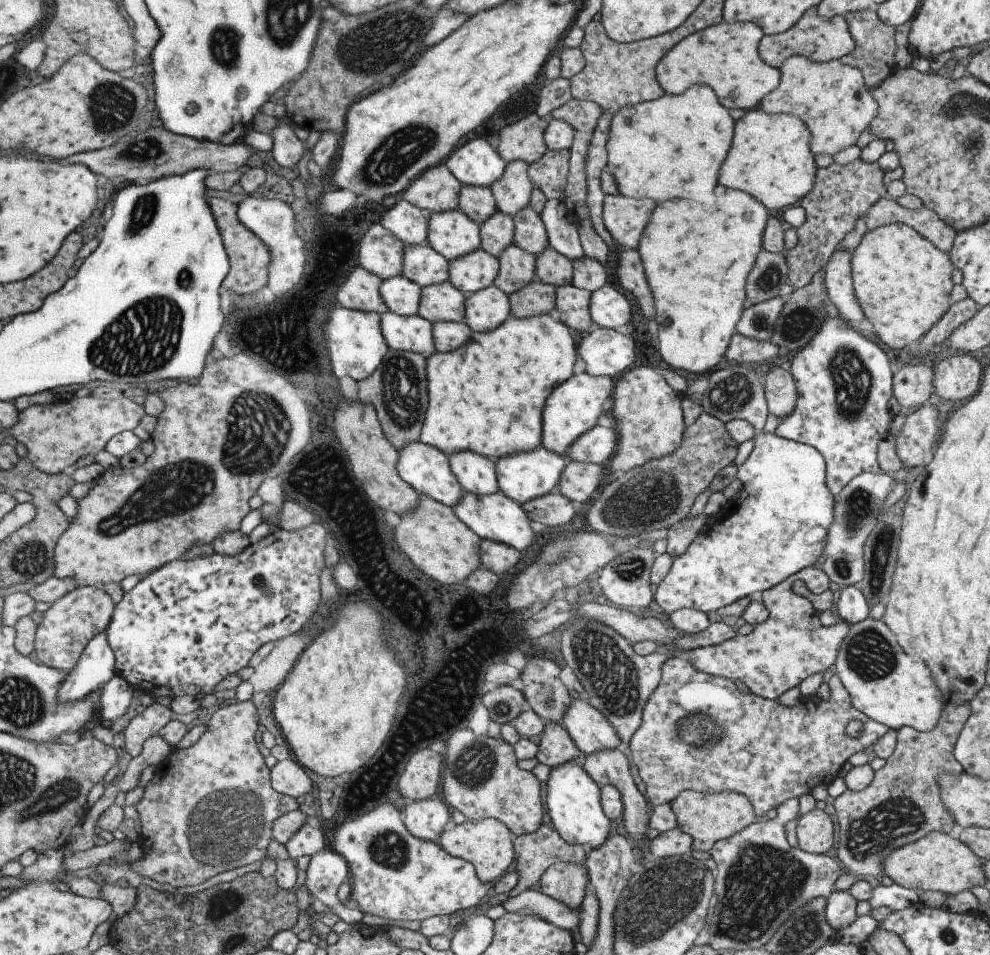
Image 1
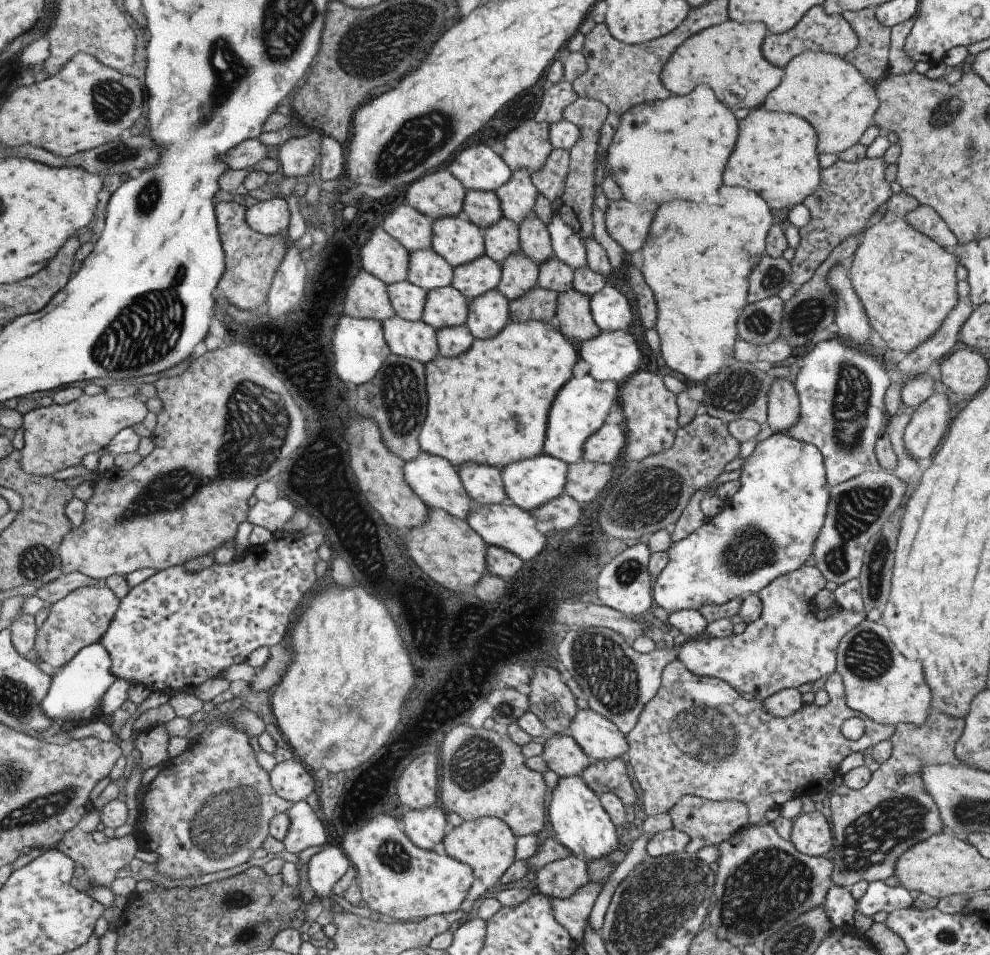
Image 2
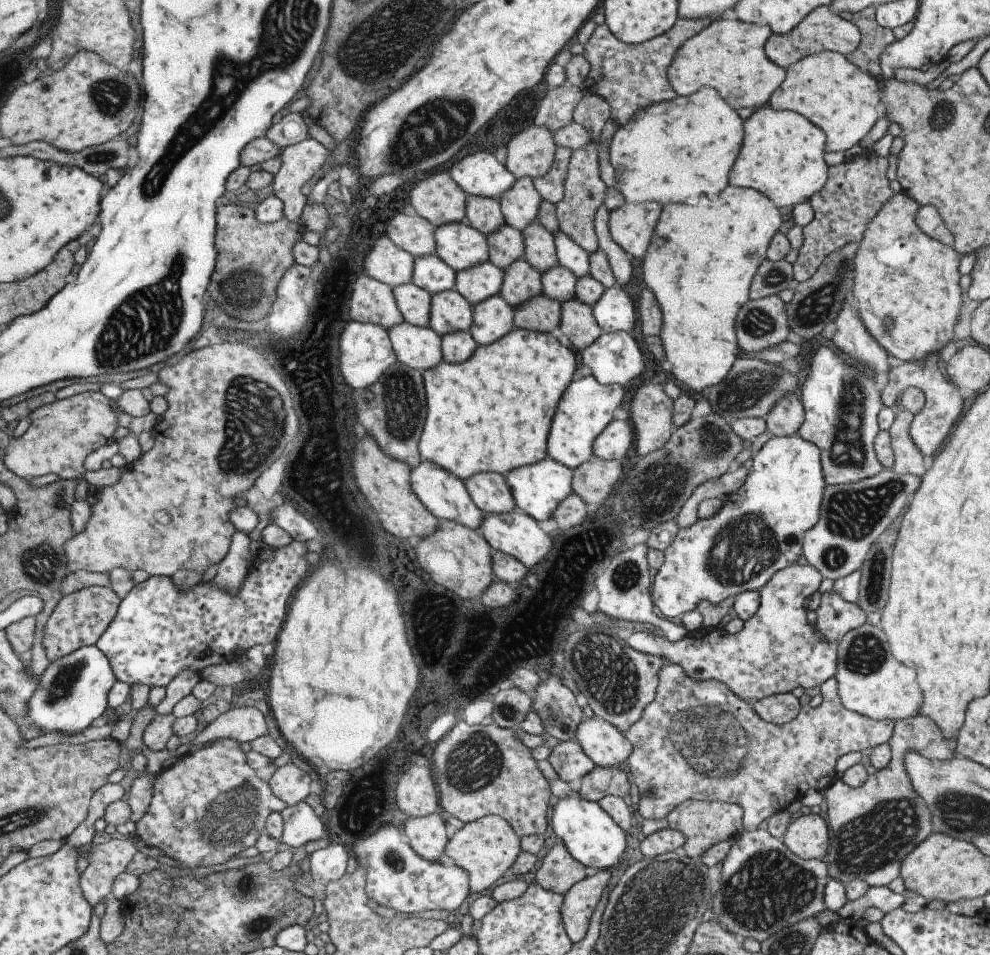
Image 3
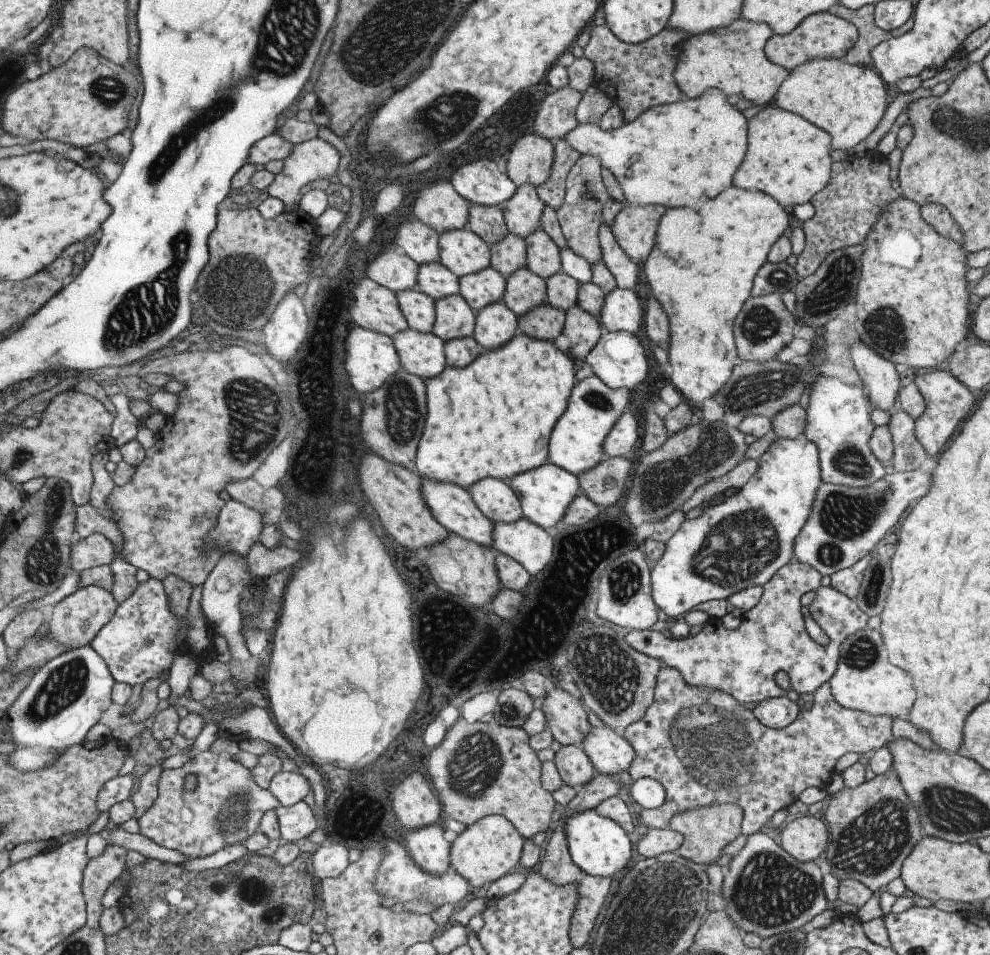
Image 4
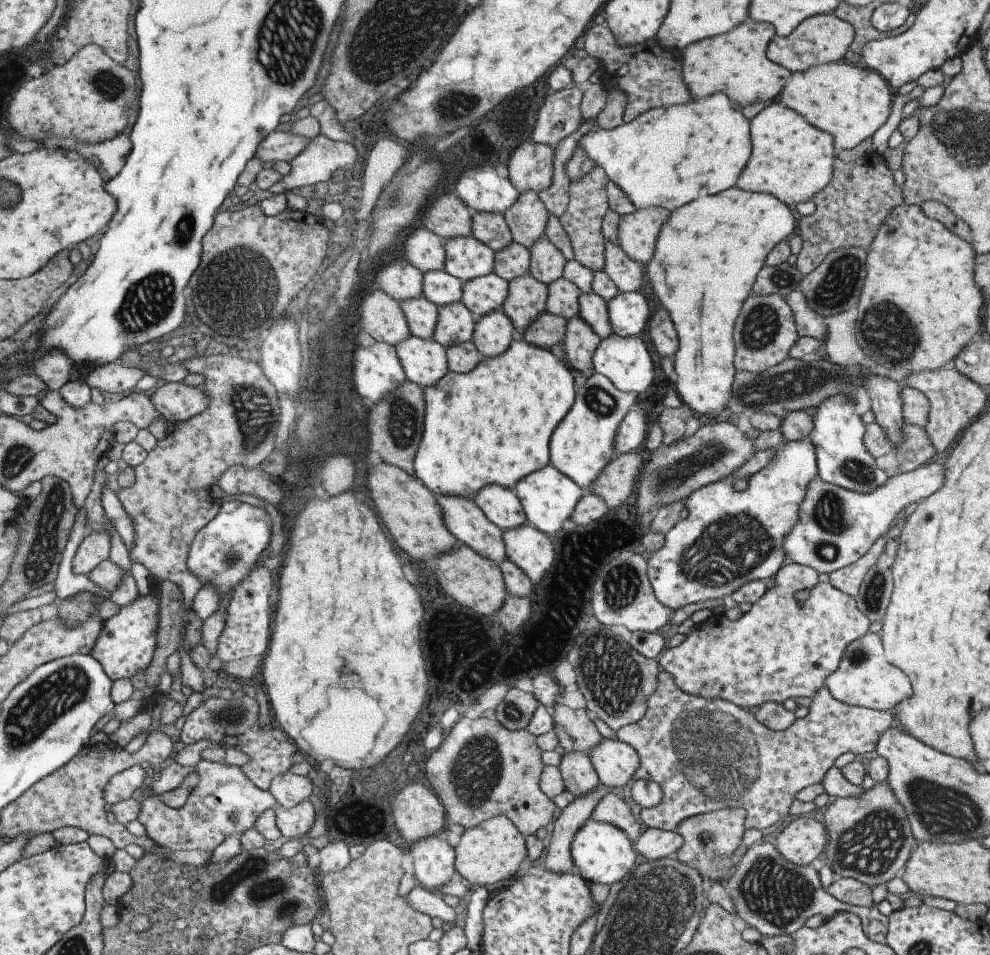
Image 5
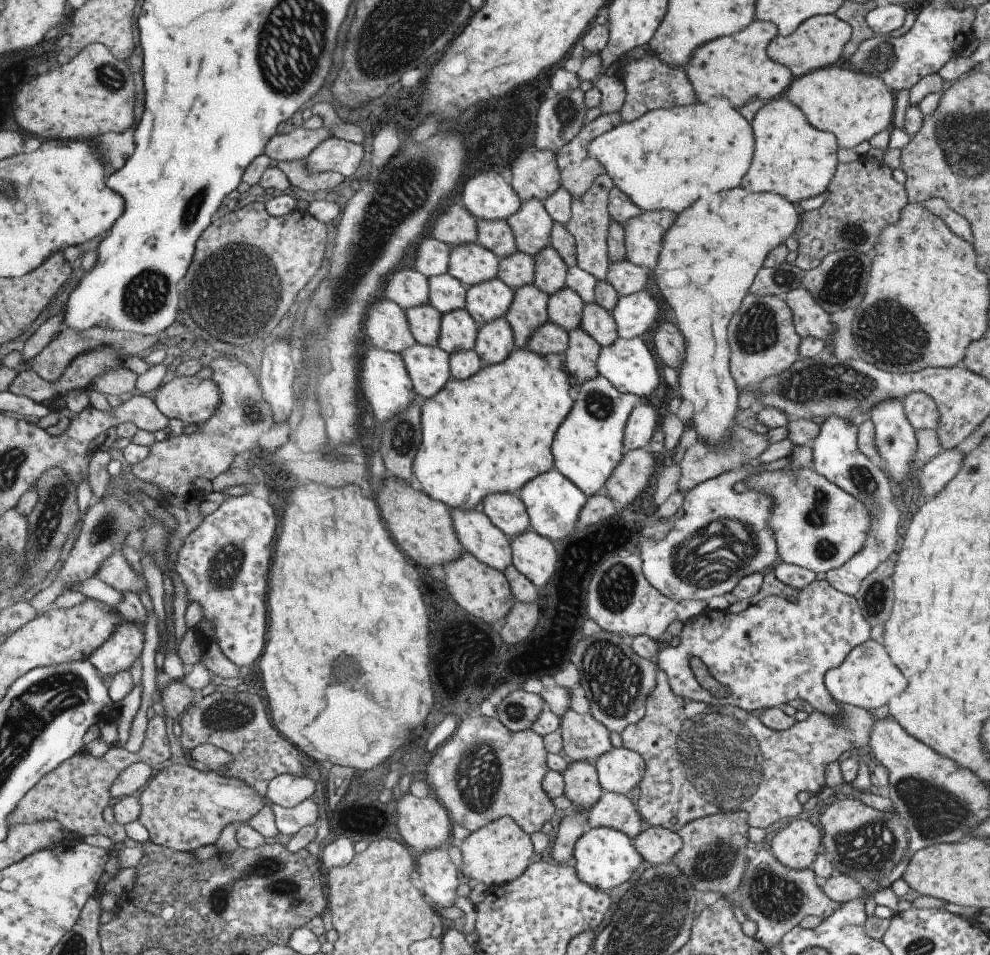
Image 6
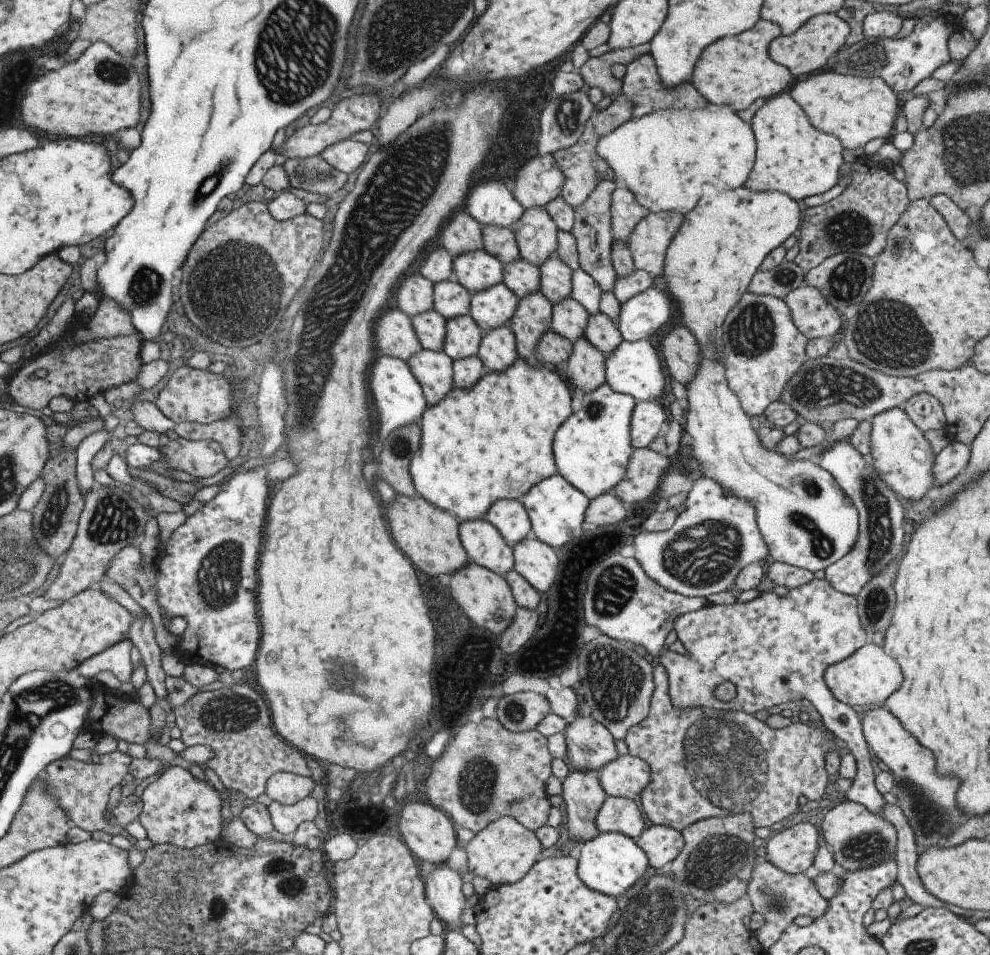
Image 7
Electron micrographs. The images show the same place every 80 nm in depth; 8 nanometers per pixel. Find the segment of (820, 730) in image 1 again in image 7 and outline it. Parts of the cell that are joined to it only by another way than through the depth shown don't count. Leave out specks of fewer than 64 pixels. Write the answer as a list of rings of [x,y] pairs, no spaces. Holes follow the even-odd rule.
[[[655,663],[652,666],[652,682],[654,684],[654,690],[651,694],[651,699],[649,700],[649,710],[648,714],[641,720],[637,722],[634,726],[631,726],[623,742],[627,746],[628,754],[635,756],[640,760],[643,760],[650,769],[651,778],[649,778],[649,784],[645,786],[645,790],[639,794],[639,804],[641,804],[641,810],[645,814],[645,818],[651,822],[652,825],[662,825],[669,826],[673,830],[680,832],[684,830],[687,826],[694,824],[702,819],[707,819],[708,817],[719,817],[727,814],[738,814],[739,812],[747,812],[751,814],[753,818],[753,825],[755,827],[769,827],[773,823],[779,822],[788,816],[796,814],[798,812],[797,798],[803,796],[807,801],[824,801],[825,790],[828,787],[828,782],[826,778],[826,771],[824,768],[825,752],[834,752],[835,742],[833,738],[823,730],[823,725],[820,720],[813,720],[809,724],[802,724],[798,721],[794,721],[792,724],[785,726],[781,729],[773,729],[766,726],[764,722],[756,720],[753,715],[745,714],[743,712],[737,711],[717,711],[713,709],[702,709],[694,708],[691,710],[677,710],[675,706],[671,706],[669,700],[668,692],[668,681],[665,673],[665,668],[661,664]]]

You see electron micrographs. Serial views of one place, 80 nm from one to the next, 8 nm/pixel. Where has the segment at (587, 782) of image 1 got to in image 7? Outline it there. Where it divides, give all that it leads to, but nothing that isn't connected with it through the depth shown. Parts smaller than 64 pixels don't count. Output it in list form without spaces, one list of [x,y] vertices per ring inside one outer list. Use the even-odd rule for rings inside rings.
[[[617,832],[599,833],[581,844],[576,861],[577,876],[587,889],[615,899],[632,885],[638,884],[649,866],[647,860],[645,852],[636,846],[633,839]]]

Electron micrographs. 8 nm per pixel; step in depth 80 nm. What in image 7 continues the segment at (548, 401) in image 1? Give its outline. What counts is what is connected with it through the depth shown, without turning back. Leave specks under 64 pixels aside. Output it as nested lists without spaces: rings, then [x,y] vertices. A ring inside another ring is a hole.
[[[606,383],[603,386],[597,386],[597,390],[583,394],[581,408],[573,412],[553,436],[552,454],[557,473],[589,501],[597,498],[599,494],[611,492],[613,486],[617,486],[625,476],[625,466],[634,451],[631,436],[629,436],[629,422],[635,404],[636,401],[631,396],[615,393]]]

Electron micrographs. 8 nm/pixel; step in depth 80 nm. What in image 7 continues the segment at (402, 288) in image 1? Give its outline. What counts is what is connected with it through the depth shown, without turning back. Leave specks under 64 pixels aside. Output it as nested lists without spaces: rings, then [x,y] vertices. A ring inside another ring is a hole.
[[[431,309],[423,314],[411,316],[410,320],[421,349],[431,350],[431,352],[442,350],[443,342],[445,342],[446,322],[443,316]]]

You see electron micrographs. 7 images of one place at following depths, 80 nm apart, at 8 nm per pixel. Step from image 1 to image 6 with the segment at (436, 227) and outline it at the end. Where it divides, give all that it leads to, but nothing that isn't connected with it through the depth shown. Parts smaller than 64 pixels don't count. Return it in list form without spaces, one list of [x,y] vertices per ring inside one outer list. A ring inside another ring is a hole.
[[[477,243],[463,244],[450,248],[447,275],[465,288],[471,288],[485,280],[497,278],[498,266],[498,259],[493,252]]]

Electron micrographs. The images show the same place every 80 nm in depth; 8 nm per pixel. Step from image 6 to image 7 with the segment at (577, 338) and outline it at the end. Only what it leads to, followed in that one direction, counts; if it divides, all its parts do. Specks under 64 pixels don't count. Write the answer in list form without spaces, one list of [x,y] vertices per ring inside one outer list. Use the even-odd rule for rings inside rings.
[[[584,337],[573,342],[566,363],[563,369],[567,382],[583,394],[589,394],[597,390],[597,386],[605,384],[605,357]]]

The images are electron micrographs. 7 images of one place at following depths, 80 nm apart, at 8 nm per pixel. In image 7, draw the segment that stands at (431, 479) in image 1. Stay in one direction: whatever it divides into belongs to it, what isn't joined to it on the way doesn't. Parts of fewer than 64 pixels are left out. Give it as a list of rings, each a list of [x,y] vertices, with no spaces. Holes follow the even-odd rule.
[[[487,520],[458,524],[459,542],[469,561],[499,576],[513,570],[512,548]]]

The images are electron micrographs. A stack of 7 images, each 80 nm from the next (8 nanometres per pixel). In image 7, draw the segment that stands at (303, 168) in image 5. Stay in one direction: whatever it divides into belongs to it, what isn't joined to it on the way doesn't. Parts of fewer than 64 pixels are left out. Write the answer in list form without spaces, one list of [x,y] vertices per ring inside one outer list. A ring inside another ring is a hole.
[[[345,139],[327,146],[318,156],[323,158],[331,168],[339,170],[342,174],[349,175],[356,168],[359,168],[359,165],[363,164],[367,149],[366,144]]]

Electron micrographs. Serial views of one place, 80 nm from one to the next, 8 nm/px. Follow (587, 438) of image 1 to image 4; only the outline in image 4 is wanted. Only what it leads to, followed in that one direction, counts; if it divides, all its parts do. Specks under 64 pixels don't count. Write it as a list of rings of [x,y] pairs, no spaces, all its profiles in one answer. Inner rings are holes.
[[[622,414],[607,432],[601,448],[605,457],[631,457],[639,438],[639,424],[631,414]]]

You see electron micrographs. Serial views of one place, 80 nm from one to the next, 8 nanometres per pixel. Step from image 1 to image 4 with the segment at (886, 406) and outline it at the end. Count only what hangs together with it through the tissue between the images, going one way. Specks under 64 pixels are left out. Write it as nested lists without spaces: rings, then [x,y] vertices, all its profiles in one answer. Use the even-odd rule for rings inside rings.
[[[826,375],[817,378],[817,382],[809,386],[807,422],[802,436],[817,448],[822,483],[865,488],[885,476],[884,468],[871,454],[867,444],[875,428],[869,420],[869,414],[874,408],[869,406],[870,401],[867,400],[863,386],[862,383],[859,386],[849,386],[836,377]]]

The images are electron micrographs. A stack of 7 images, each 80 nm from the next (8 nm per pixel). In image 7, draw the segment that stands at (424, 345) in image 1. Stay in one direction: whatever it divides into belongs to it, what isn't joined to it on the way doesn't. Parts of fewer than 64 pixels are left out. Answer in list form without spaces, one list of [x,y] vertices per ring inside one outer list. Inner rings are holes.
[[[421,349],[406,364],[413,378],[417,380],[427,405],[437,404],[451,392],[452,361],[442,350],[431,352]]]

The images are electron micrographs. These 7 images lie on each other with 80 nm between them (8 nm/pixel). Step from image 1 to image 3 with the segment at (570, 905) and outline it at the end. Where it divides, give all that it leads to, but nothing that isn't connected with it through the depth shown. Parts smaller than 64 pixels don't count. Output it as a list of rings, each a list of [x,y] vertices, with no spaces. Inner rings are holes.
[[[557,840],[543,856],[533,881],[544,890],[566,894],[573,884],[585,878],[585,869],[583,865],[573,862],[565,846]]]

